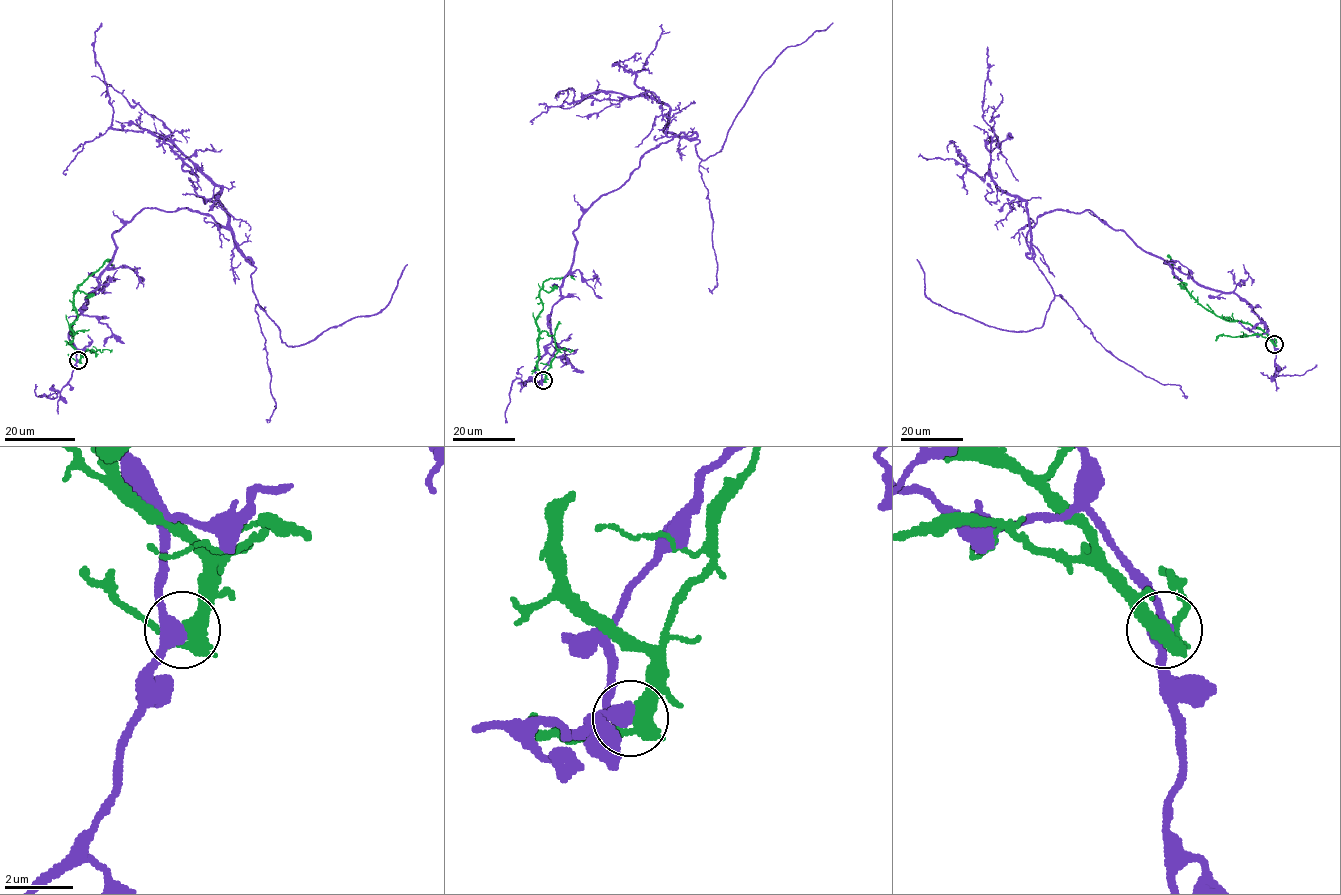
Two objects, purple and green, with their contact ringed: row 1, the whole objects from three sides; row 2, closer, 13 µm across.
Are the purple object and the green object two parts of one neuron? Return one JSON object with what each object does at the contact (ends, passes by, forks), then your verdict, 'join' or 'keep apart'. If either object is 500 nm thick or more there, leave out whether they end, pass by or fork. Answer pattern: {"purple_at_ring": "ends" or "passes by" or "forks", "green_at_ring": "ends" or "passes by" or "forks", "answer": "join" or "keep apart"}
{"purple_at_ring": "passes by", "green_at_ring": "forks", "answer": "keep apart"}

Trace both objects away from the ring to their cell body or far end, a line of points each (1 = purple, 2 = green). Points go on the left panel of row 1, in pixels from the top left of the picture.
1: (78, 361), (74, 319), (112, 234), (145, 208), (230, 229), (288, 346), (376, 315), (407, 264)
2: (78, 361), (80, 353), (71, 344), (70, 328), (77, 319), (73, 293), (106, 260), (114, 266)

